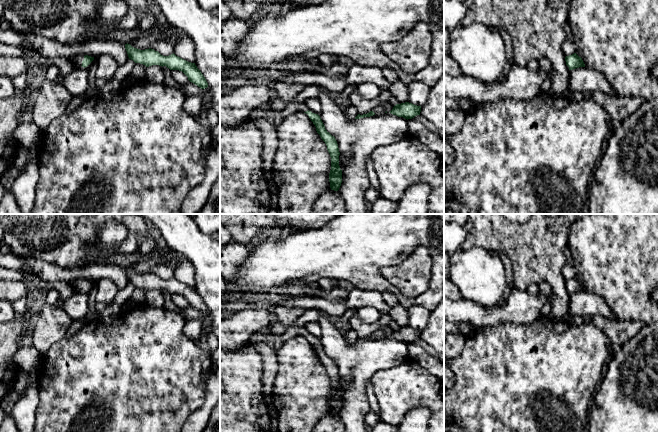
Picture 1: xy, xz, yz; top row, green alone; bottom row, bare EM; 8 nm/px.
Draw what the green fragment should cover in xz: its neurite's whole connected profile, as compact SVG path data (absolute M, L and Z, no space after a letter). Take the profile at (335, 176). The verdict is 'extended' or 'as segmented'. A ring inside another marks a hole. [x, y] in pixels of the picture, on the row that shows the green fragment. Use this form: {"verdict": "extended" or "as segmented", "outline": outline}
{"verdict": "extended", "outline": "M305 103L297 104L297 111L306 113L316 127L317 133L325 142L327 150L331 157L331 170L329 173L329 182L331 190L338 191L342 183L342 170L339 166L339 148L337 141L326 129L318 114L312 113Z"}

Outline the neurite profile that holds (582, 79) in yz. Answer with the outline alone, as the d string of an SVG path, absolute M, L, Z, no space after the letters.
M579 67L569 70L568 73L569 92L593 92L602 91L608 95L617 95L606 77L587 67Z

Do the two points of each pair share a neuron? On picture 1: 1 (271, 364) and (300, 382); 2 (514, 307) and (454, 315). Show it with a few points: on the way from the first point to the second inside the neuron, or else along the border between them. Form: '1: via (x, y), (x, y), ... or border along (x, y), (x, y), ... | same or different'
1: border along (276, 351), (277, 372), (272, 391) | different
2: via (499, 314), (494, 316), (469, 315) | same

